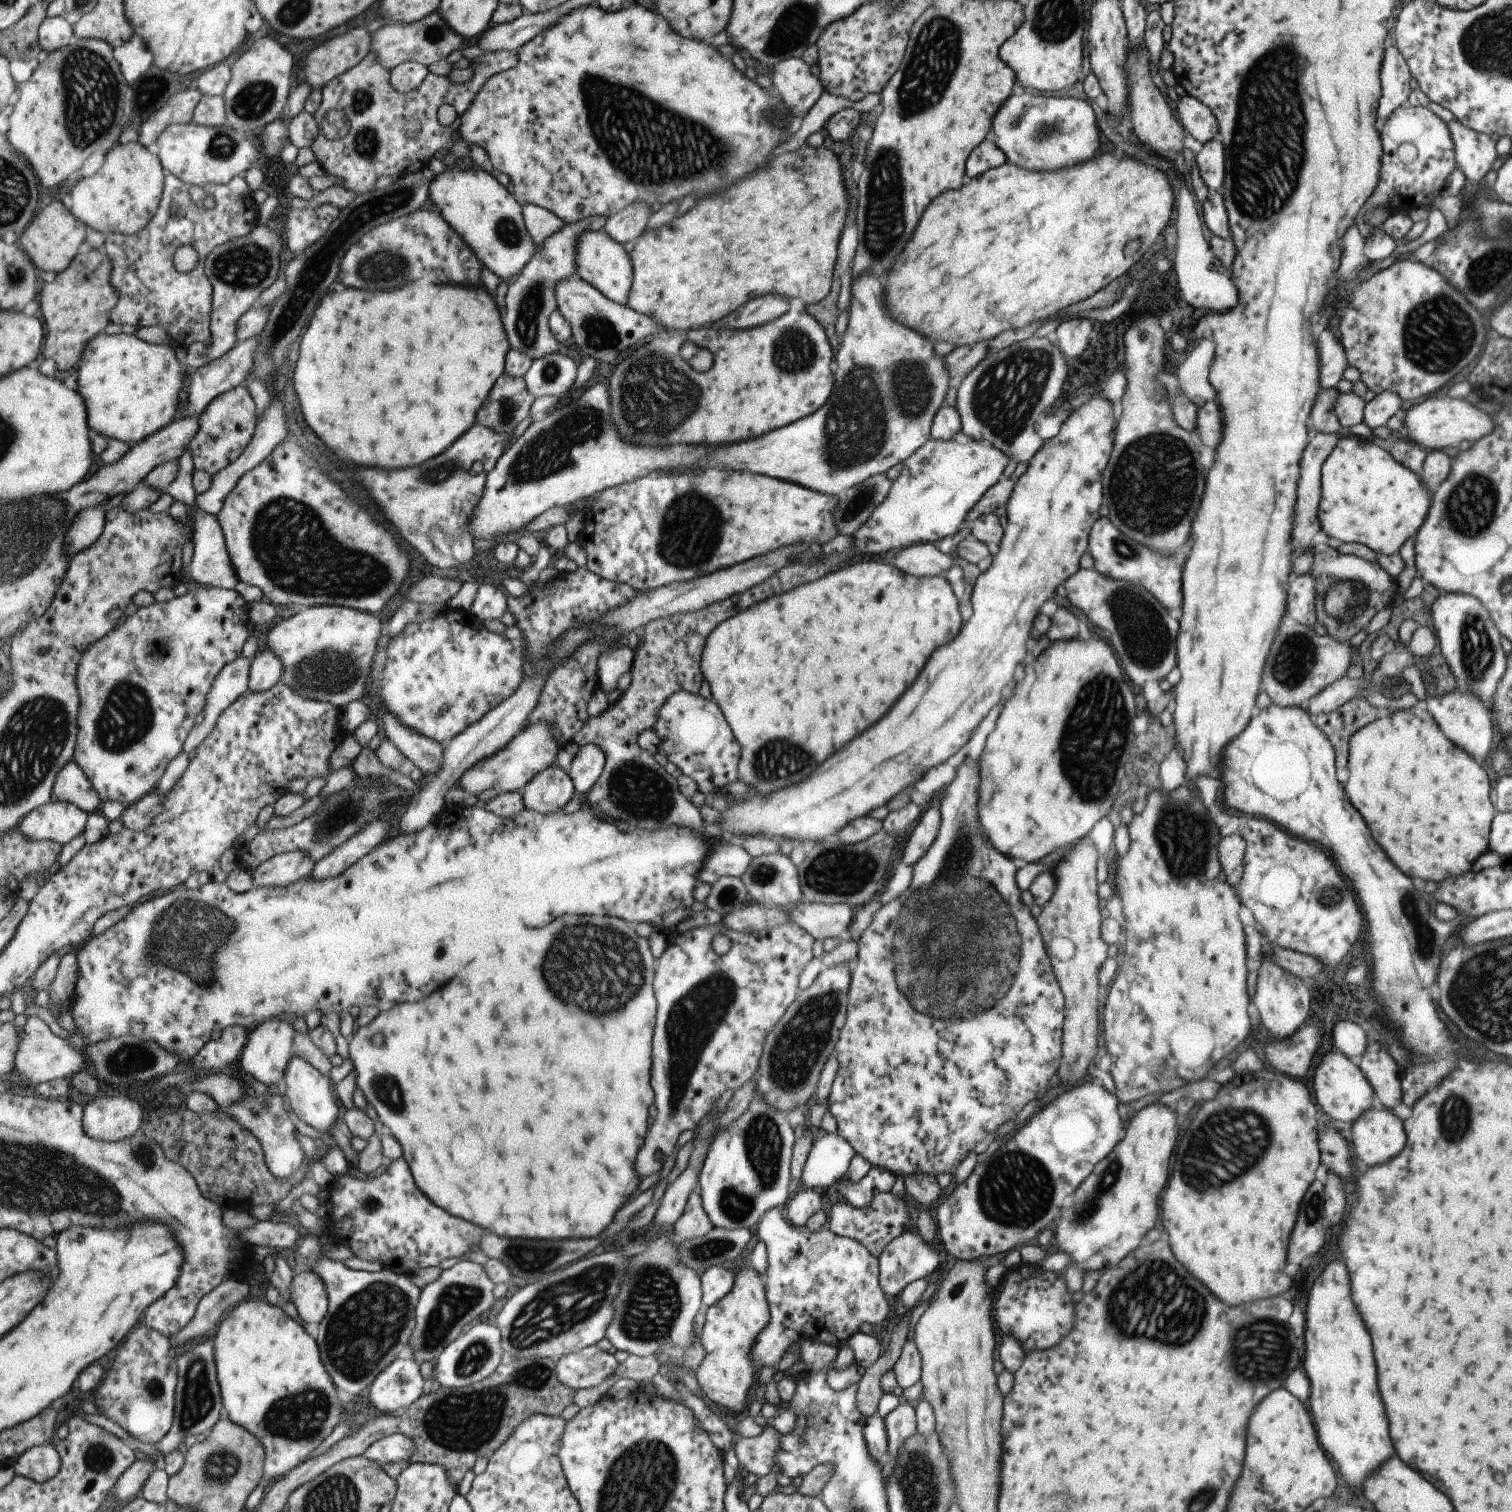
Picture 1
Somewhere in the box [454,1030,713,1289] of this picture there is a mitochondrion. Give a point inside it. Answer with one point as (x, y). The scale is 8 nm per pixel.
(527, 1258)

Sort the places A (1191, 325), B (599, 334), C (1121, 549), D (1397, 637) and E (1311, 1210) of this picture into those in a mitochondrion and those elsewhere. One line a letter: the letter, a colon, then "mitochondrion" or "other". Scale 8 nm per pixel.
A: other
B: mitochondrion
C: mitochondrion
D: other
E: mitochondrion

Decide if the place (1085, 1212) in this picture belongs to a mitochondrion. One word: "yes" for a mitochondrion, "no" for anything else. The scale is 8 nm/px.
yes

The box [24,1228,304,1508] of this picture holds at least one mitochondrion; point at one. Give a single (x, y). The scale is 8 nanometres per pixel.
(198, 1396)

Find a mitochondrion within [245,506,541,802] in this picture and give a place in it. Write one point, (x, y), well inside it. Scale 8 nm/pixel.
(329, 671)

